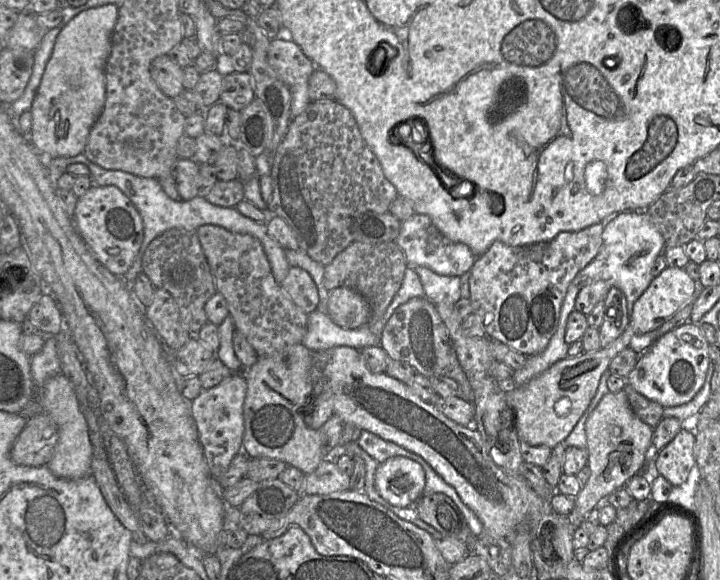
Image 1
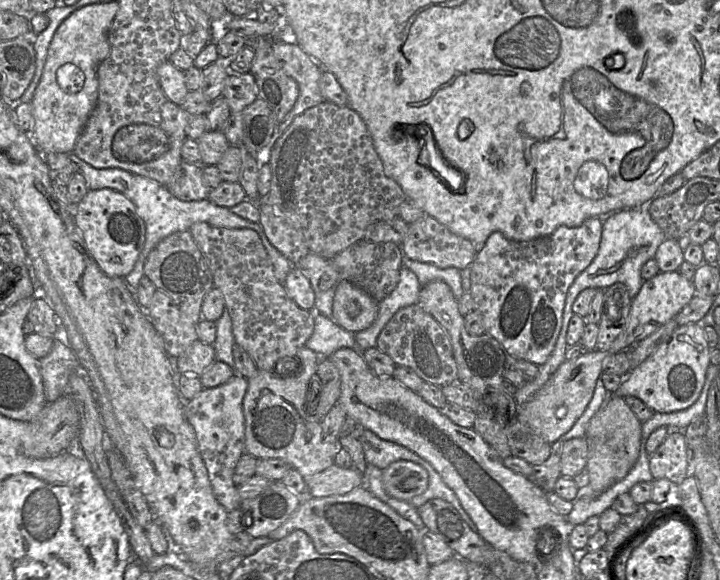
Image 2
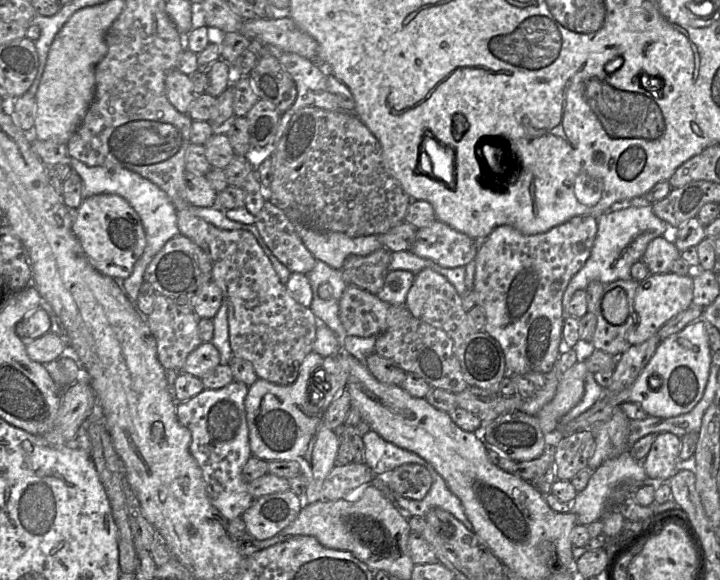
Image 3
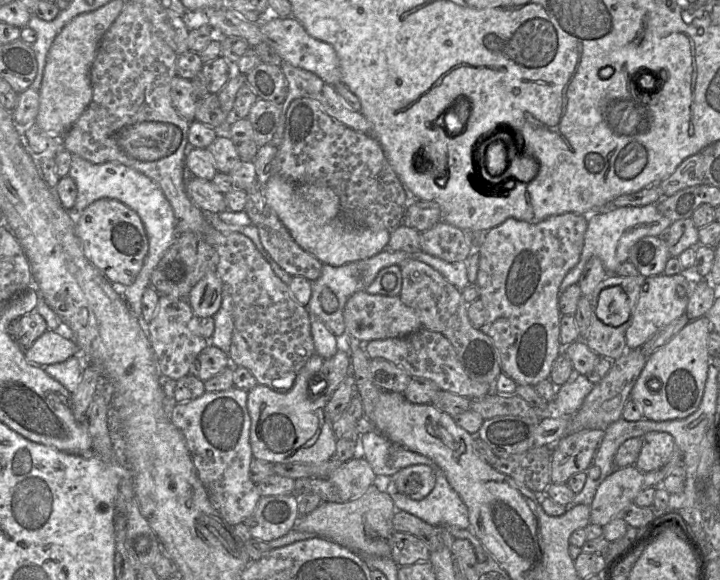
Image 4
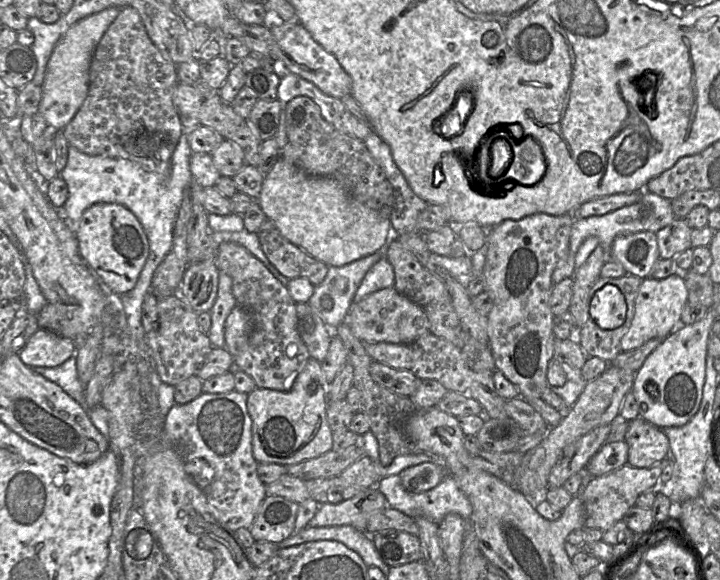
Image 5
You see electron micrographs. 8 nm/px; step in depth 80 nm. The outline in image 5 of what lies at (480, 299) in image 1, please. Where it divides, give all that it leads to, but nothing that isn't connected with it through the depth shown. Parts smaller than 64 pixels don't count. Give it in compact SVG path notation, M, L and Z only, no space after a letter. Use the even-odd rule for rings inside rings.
M537 213L526 216L519 220L507 219L496 226L487 229L487 255L483 269L483 277L485 278L484 291L486 291L493 300L493 308L489 312L488 318L488 338L489 346L495 361L496 371L500 371L511 383L513 383L519 391L519 396L525 400L533 398L541 398L542 393L550 387L547 382L547 368L554 354L555 335L553 333L554 315L549 306L549 300L554 286L552 274L554 270L566 260L569 253L570 234L575 218L572 213L564 215L548 215L545 213Z

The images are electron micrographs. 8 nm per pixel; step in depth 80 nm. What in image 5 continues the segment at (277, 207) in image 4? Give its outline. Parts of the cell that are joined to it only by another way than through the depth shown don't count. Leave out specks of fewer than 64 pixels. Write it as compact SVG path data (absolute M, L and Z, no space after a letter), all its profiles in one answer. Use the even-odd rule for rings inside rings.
M283 157L265 176L258 202L284 238L328 267L342 267L386 249L394 236L390 219L351 197L340 182L310 175Z

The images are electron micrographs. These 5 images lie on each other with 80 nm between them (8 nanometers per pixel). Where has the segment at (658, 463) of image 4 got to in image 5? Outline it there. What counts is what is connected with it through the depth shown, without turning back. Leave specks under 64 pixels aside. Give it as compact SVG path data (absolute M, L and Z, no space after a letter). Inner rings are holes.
M640 416L628 422L624 437L628 445L627 464L648 468L669 456L669 440L662 429Z

